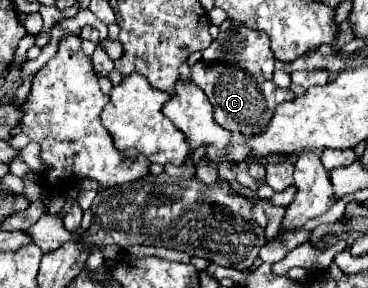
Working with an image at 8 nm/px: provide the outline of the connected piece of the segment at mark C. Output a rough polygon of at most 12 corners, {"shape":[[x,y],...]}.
{"shape":[[200,61],[192,81],[232,139],[220,158],[242,163],[246,139],[266,129],[278,103],[294,99],[242,67]]}

